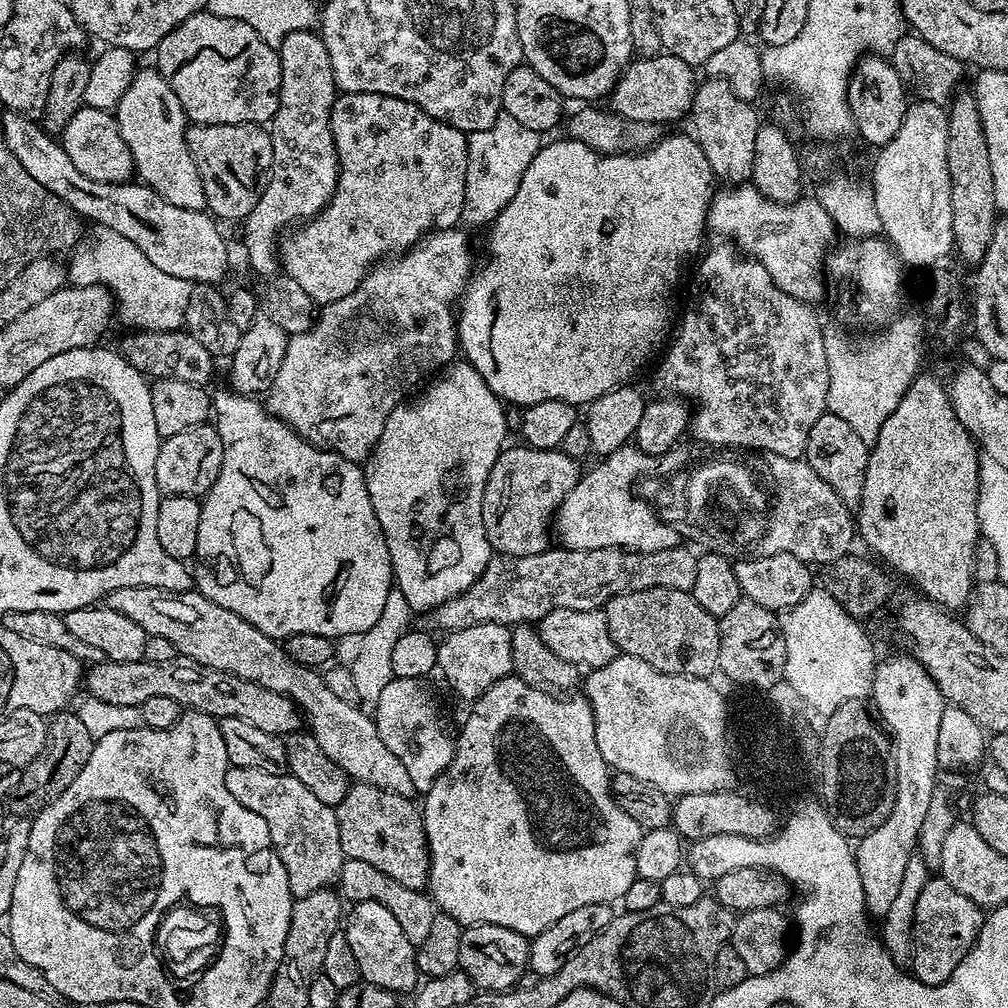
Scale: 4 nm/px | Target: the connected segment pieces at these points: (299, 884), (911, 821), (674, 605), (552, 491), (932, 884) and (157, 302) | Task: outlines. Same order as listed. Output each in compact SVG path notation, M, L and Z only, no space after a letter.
M229 767L226 790L230 790L246 810L254 810L254 814L266 822L278 858L282 858L282 866L286 866L293 897L332 888L339 881L346 857L333 805L310 794L310 790L291 774L266 774L266 770Z
M911 654L892 656L889 660L881 659L877 663L872 675L870 700L876 703L875 715L882 721L892 741L892 758L896 761L896 797L888 817L877 828L870 830L870 834L859 837L854 851L858 878L862 878L862 894L866 898L868 915L872 918L882 918L888 913L890 906L894 906L894 898L902 886L902 874L906 874L906 862L910 862L910 858L917 851L922 822L926 822L932 798L938 790L936 788L938 728L941 725L946 701L934 680L930 678L930 674Z
M651 588L650 590L634 590L623 592L610 598L602 609L604 620L608 623L608 633L617 649L623 655L642 658L642 662L650 662L654 670L662 674L675 676L711 677L720 666L720 625L717 617L706 614L698 602L694 602L691 592L670 590L669 588Z
M508 446L501 452L490 470L490 478L482 494L482 526L493 553L501 556L529 556L545 552L550 546L550 525L560 503L566 498L566 494L570 494L570 490L574 490L582 475L581 465L570 459L565 452L555 448L519 447Z
M930 878L918 894L918 906L914 908L912 923L911 975L924 984L938 986L952 979L954 970L976 945L980 928L984 925L985 913L966 894L958 894L943 878Z
M101 224L95 225L91 229L93 232L83 237L71 253L70 259L66 264L66 280L71 287L78 286L98 286L102 285L112 293L115 303L118 305L118 316L129 324L129 329L141 332L174 332L184 328L186 318L186 306L190 302L192 284L182 278L174 278L174 274L165 274L163 270L158 270L130 238L122 238L118 230L110 230Z

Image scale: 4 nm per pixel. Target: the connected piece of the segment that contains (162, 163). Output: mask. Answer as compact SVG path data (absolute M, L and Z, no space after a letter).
M141 67L126 86L126 94L116 104L114 115L122 142L130 146L135 175L148 187L154 189L166 202L182 206L182 210L205 211L206 194L198 166L188 149L188 115L182 110L174 90L162 79L155 67Z

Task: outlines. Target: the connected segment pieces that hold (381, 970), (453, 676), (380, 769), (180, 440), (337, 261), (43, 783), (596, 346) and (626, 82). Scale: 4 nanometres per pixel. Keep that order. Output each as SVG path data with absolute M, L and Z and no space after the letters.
M355 902L349 908L352 909L349 912L347 909L342 931L350 946L354 946L360 978L397 994L411 993L422 980L416 965L417 945L406 938L406 933L402 931L402 926L398 926L394 914L390 914L382 902Z
M486 622L478 626L466 626L466 630L449 632L443 639L436 646L439 675L444 675L445 682L467 702L474 702L486 690L490 690L490 686L513 671L510 650L512 628L509 625Z
M122 586L122 590L114 590L106 598L106 607L110 610L118 610L118 614L126 614L126 618L130 618L133 622L138 622L138 626L142 626L142 630L147 636L157 636L158 638L167 638L173 646L176 647L179 655L190 658L194 662L202 662L202 666L210 666L214 670L222 670L234 674L238 678L246 678L248 682L258 682L258 686L266 686L268 690L274 690L283 696L289 696L296 703L296 707L300 709L303 719L306 721L307 731L311 732L312 737L318 742L318 746L322 746L322 751L326 754L326 758L330 758L330 762L334 762L348 776L349 781L357 784L369 784L370 786L378 786L387 792L393 792L399 796L411 797L414 789L410 782L410 774L406 770L406 766L402 766L402 758L398 758L398 754L390 754L390 750L386 746L386 742L382 742L382 738L378 738L378 726L375 719L371 715L368 716L363 712L363 707L351 704L350 702L342 702L342 698L338 698L332 691L330 686L326 686L323 675L317 669L307 668L298 662L294 662L294 658L290 658L290 654L286 654L283 643L278 640L272 640L266 634L262 634L262 630L258 630L254 626L250 626L250 622L246 622L246 618L238 618L238 614L234 614L230 610L226 610L222 606L218 606L218 602L210 602L210 598L206 598L202 593L195 590L186 592L167 592L166 590L158 590L157 588L143 588L142 586Z
M209 422L190 426L190 430L182 430L173 436L161 439L158 450L158 462L154 462L154 478L158 490L164 496L194 496L202 498L214 486L218 474L222 470L222 438L218 434L215 423Z
M340 92L332 107L332 133L334 134L334 146L338 150L338 162L340 163L340 173L338 174L334 194L320 213L312 217L311 220L303 221L299 226L293 227L283 237L278 248L278 264L283 275L289 276L294 282L298 282L298 286L302 286L302 290L306 290L306 294L310 294L313 305L316 306L338 302L338 298L346 298L348 294L354 294L354 290L358 290L358 286L364 281L365 274L372 271L377 262L383 261L393 254L407 252L429 232L440 232L444 228L457 227L461 223L460 215L464 209L464 195L466 194L467 135L459 132L458 129L446 122L434 119L433 116L426 114L414 102L406 102L402 98L390 98L386 94Z
M61 710L48 720L48 729L46 730L46 742L42 750L38 750L38 758L30 762L20 773L18 786L14 786L11 796L7 797L6 808L13 817L31 817L37 812L41 812L78 774L82 774L82 766L92 753L94 741L86 726L82 726L82 718L78 718L75 711Z
M684 134L684 136L667 136L668 135L665 135L663 138L657 140L652 147L645 148L643 152L619 152L613 156L605 156L603 152L596 152L590 146L586 146L582 142L571 138L556 140L553 144L545 143L543 147L541 147L538 155L534 158L534 162L530 162L530 166L526 166L526 174L522 174L522 182L518 182L518 194L514 194L514 198L510 198L508 205L497 214L496 219L492 221L490 227L487 229L487 232L489 231L488 261L486 261L481 268L479 265L478 271L473 275L458 305L456 339L463 359L467 361L467 363L472 364L474 370L482 376L482 382L486 382L486 386L490 386L490 390L494 390L494 394L505 405L511 406L511 404L520 404L519 406L527 406L529 404L537 404L538 402L546 402L547 400L561 400L573 406L587 406L591 404L593 400L598 399L602 394L606 394L610 389L617 387L617 385L627 385L629 381L631 381L628 379L651 358L652 352L658 351L657 353L659 353L661 349L665 347L666 341L669 339L670 333L674 328L674 316L672 320L671 304L672 291L680 284L680 268L686 267L688 259L690 259L692 255L695 257L697 253L701 251L700 243L703 242L704 236L706 237L708 207L711 206L714 195L714 187L712 188L712 183L714 183L712 167L710 166L710 162L706 162L706 154L702 154L702 146L698 146L698 142L692 139L691 135L688 134Z
M661 54L633 59L620 76L620 81L610 93L611 111L617 116L646 122L657 126L672 124L692 111L694 94L698 83L698 72L693 65L682 62L682 58Z

